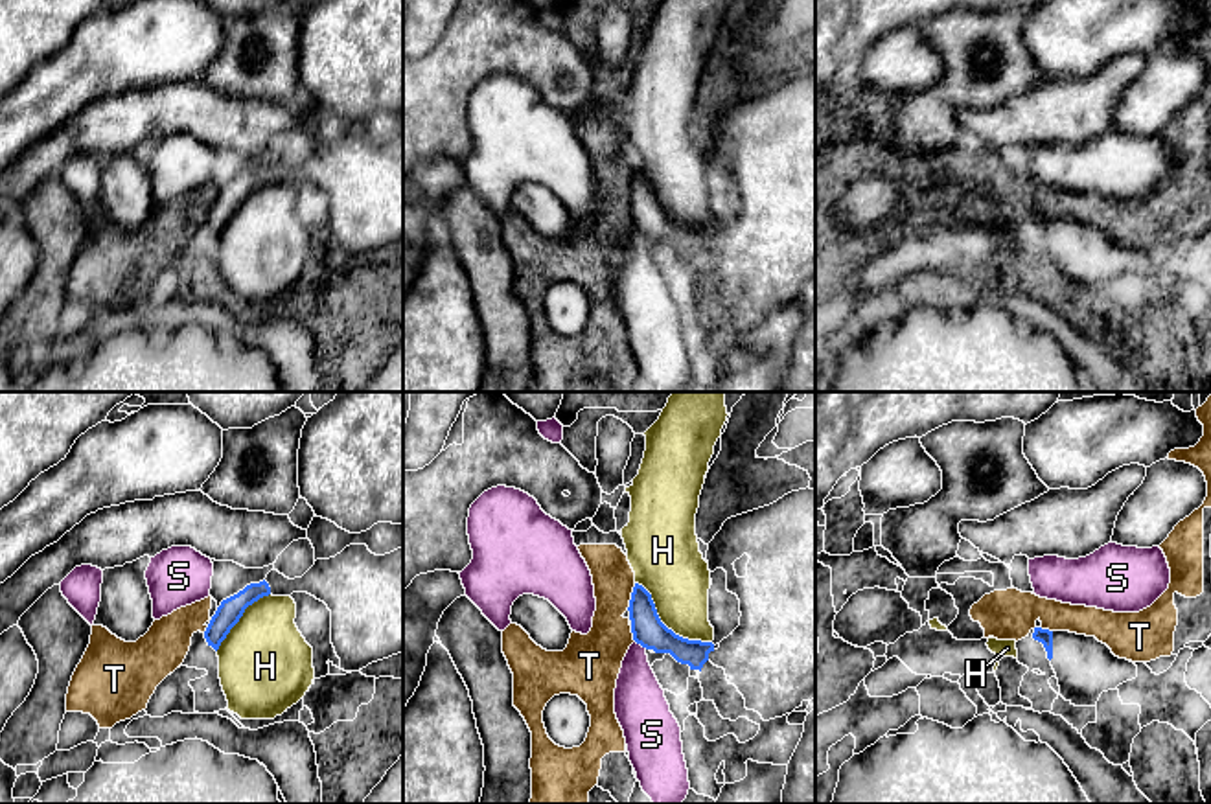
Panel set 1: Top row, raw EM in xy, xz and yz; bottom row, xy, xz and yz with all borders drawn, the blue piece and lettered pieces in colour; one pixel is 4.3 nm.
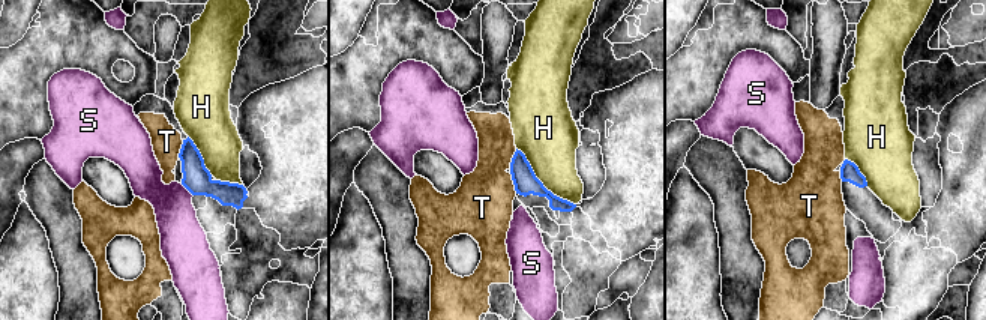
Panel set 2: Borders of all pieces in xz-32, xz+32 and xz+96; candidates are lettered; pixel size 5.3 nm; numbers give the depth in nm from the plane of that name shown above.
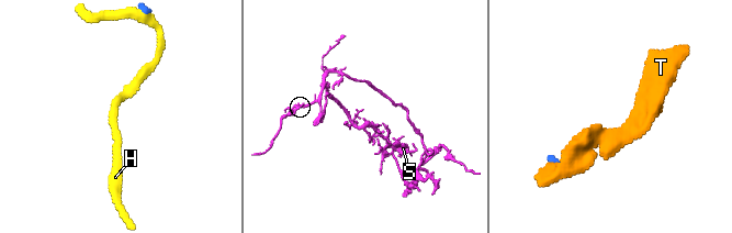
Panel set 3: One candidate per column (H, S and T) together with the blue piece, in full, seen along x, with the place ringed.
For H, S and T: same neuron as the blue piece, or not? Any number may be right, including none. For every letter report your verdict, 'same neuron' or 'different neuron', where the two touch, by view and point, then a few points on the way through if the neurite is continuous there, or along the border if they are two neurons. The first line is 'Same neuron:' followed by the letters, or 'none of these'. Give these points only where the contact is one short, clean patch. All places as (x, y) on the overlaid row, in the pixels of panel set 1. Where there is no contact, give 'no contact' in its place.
Same neuron: none of these
H: different neuron; contact xz (665, 626)
S: different neuron; contact xz (641, 644); border xz (635, 641), (646, 648)
T: different neuron; contact xz (632, 597); border xz (635, 584), (626, 609)

